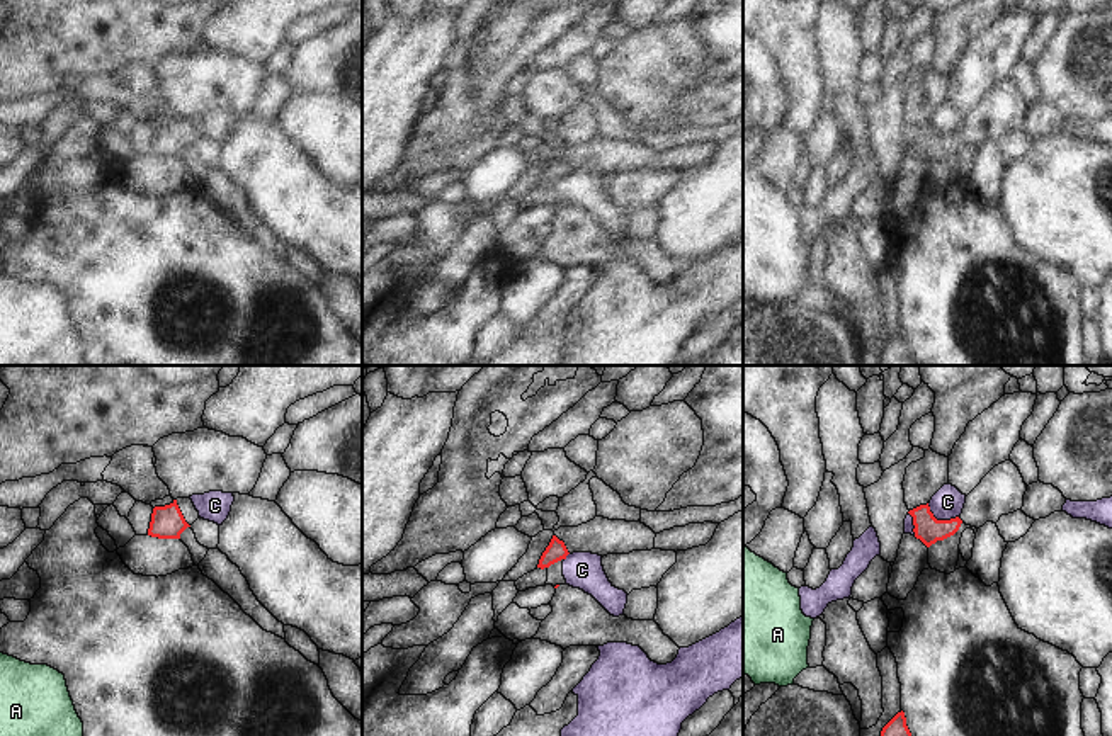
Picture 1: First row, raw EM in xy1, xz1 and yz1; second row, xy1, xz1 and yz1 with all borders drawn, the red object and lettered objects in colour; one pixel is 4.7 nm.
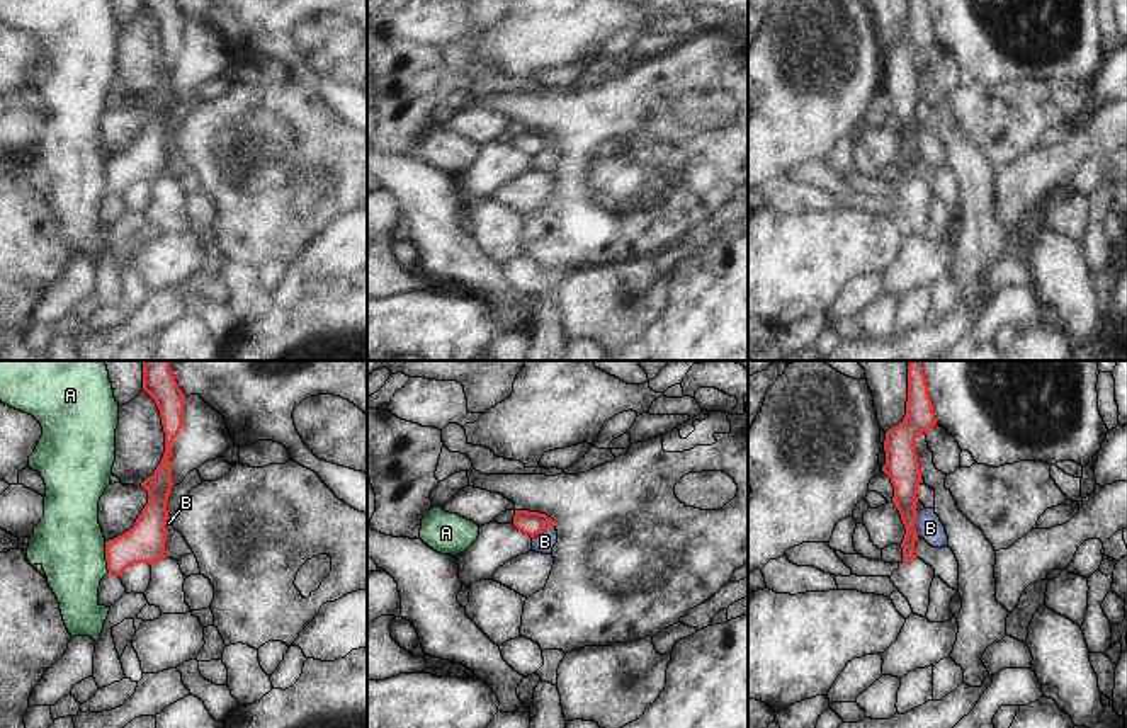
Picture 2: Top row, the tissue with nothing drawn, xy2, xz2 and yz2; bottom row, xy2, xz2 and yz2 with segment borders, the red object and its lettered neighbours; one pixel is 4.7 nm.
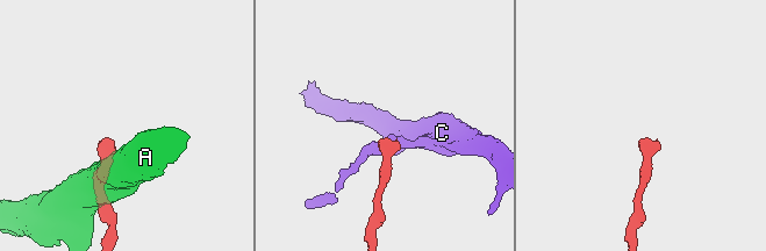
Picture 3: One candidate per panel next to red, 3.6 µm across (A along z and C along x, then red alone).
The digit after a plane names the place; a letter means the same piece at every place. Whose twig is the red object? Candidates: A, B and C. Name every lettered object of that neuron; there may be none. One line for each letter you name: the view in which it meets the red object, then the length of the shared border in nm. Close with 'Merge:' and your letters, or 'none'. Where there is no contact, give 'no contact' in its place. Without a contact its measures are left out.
Merge: none

